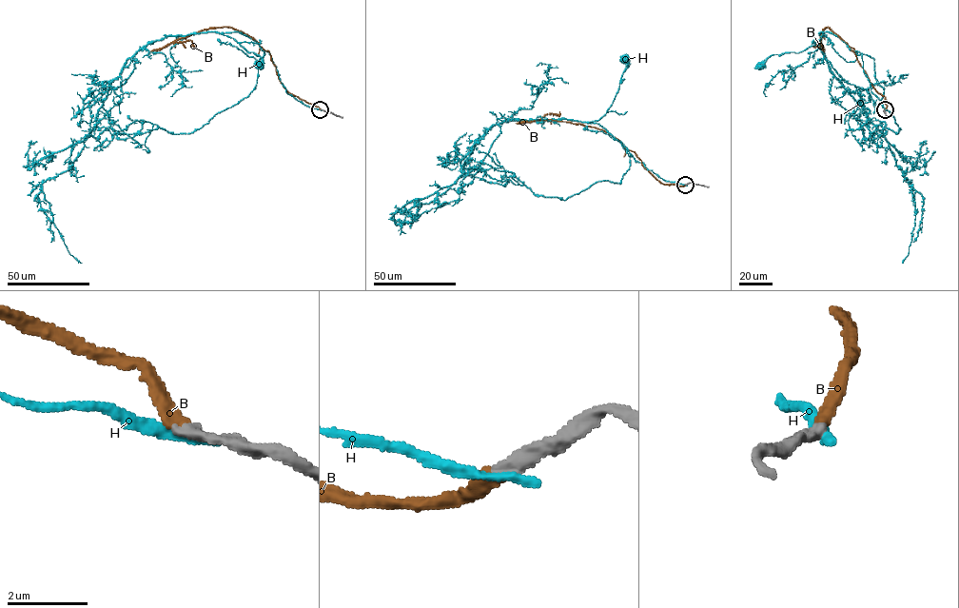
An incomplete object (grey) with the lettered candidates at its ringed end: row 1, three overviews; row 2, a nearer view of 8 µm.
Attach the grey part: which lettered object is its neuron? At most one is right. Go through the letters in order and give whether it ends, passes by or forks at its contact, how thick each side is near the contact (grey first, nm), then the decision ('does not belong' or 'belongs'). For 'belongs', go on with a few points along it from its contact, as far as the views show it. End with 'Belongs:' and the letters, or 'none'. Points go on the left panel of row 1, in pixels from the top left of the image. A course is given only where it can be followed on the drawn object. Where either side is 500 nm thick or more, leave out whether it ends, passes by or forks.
B: it ends | 320/360 nm | belongs | via (320, 109), (290, 94), (280, 80), (269, 52), (241, 31), (209, 28), (173, 43), (190, 40), (193, 46)
H: it ends | 340/320 nm | does not belong
Belongs: B

